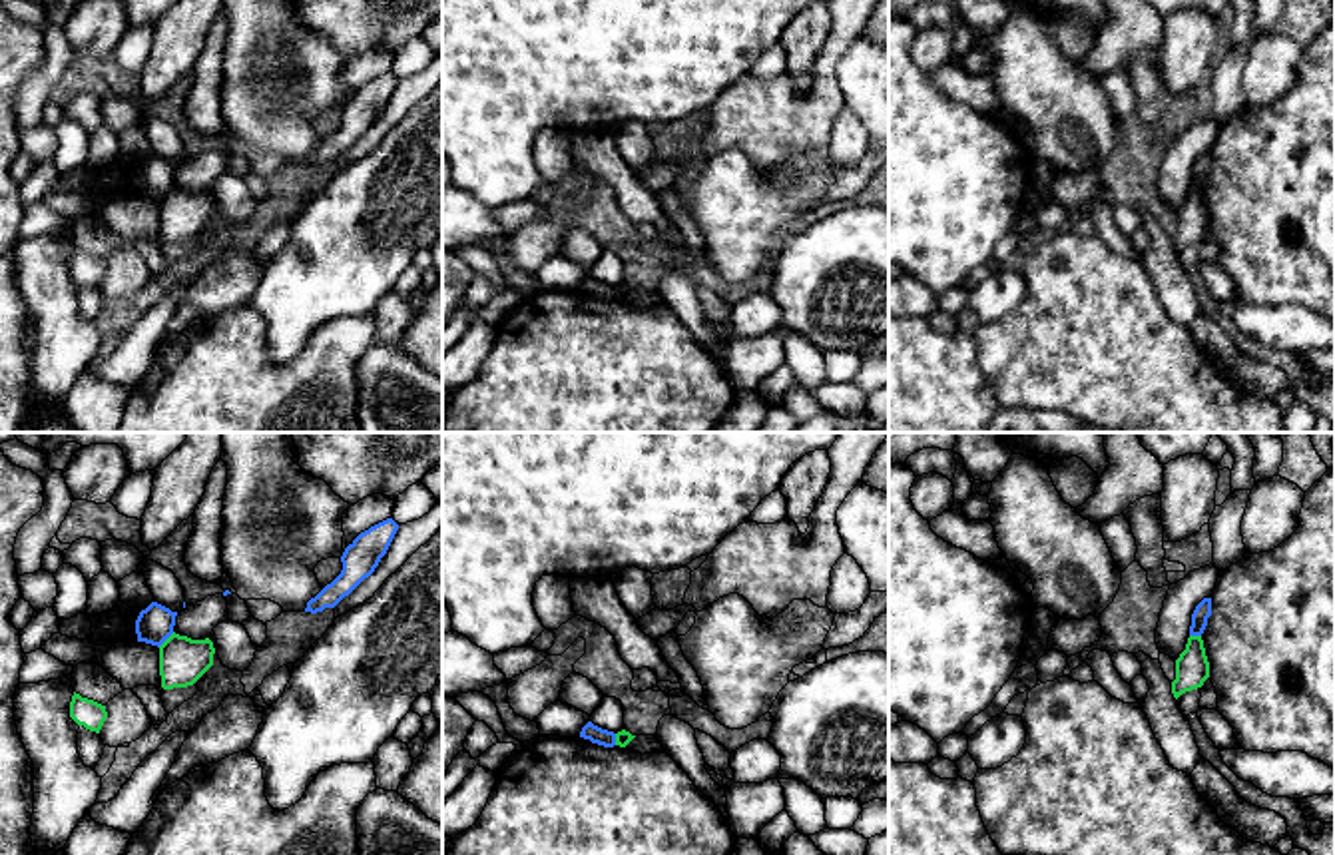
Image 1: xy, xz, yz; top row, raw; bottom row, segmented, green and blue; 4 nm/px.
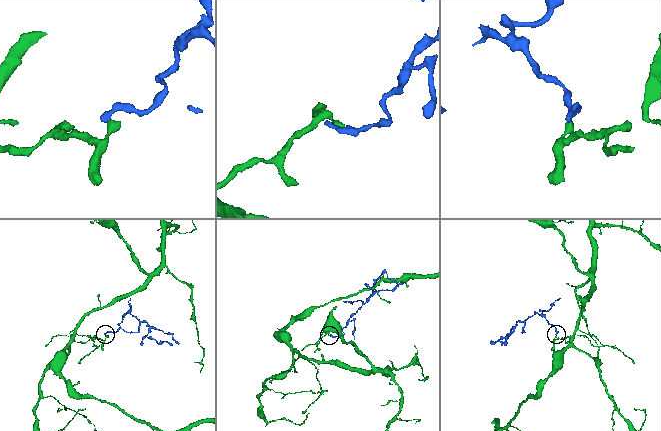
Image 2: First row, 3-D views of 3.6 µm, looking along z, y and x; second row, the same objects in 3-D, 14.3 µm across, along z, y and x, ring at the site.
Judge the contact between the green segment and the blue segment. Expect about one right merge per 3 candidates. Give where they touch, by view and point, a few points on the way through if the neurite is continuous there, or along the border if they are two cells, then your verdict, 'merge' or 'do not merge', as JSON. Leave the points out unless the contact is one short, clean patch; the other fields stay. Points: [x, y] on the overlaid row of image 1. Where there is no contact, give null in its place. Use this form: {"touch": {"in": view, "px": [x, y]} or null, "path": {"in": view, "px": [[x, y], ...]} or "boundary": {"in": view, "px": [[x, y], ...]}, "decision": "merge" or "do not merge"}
{"touch": {"in": "xy", "px": [168, 638]}, "boundary": {"in": "xy", "px": [[174, 632], [158, 646]]}, "decision": "do not merge"}

